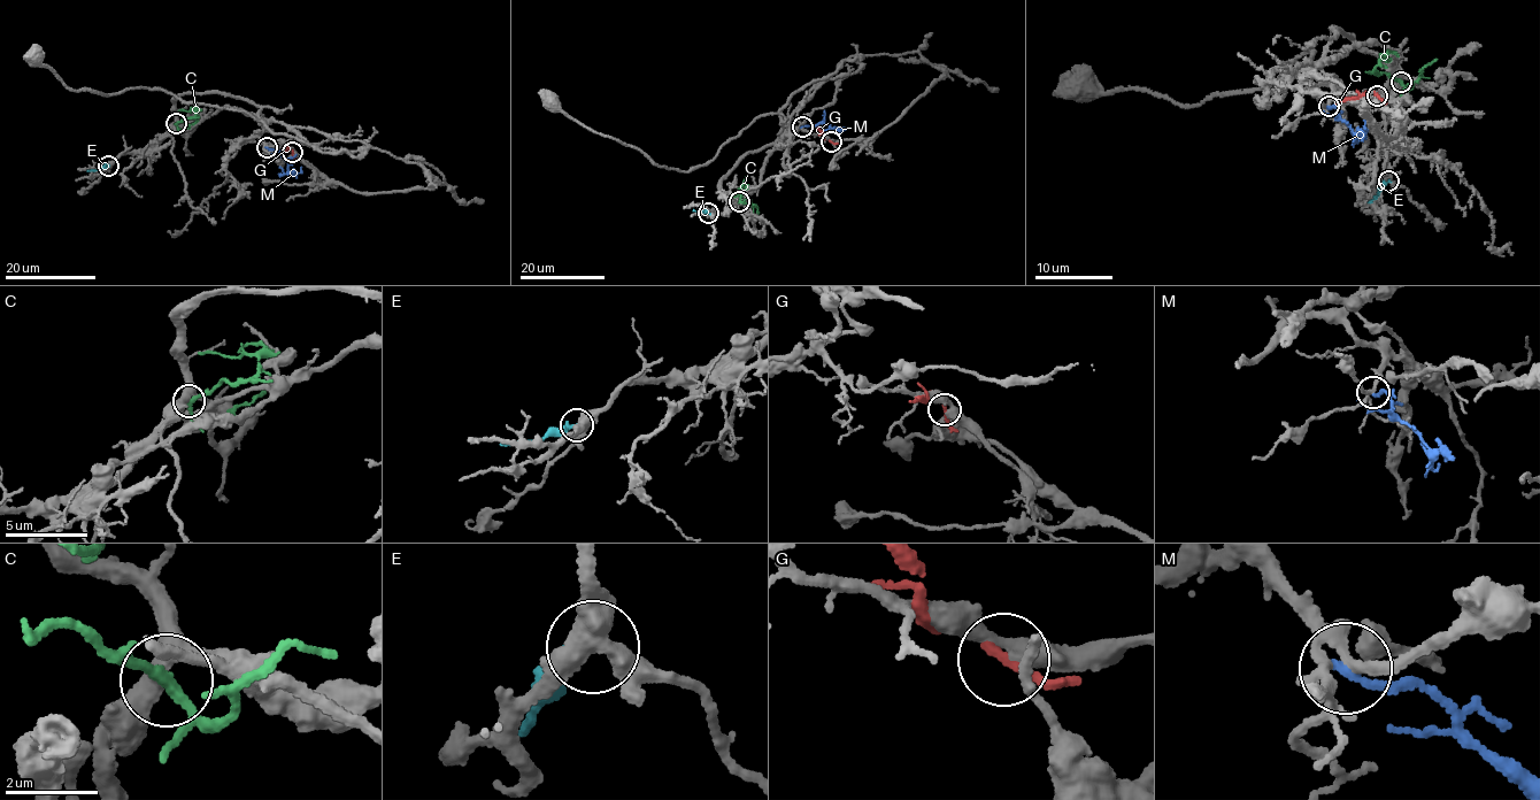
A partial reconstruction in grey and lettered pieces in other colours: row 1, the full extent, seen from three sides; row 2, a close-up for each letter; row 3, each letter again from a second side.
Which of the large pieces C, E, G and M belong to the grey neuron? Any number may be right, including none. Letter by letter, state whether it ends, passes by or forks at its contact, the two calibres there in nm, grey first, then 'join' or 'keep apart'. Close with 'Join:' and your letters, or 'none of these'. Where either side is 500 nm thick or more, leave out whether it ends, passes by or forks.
C: it passes by; 360 nm thick on the grey side, 240 nm on the other; keep apart
E: 500 nm thick on the grey side, 200 nm on the other; keep apart
G: it ends there; 320 nm thick on the grey side, 280 nm on the other; keep apart
M: it ends there; 180 nm thick on the grey side, 190 nm on the other; join
Join: M

